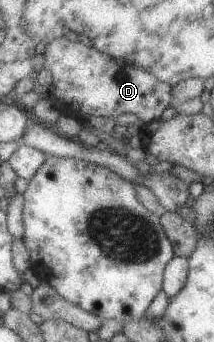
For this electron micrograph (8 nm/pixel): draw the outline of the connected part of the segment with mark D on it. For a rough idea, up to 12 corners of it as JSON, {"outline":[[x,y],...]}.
{"outline":[[66,36],[44,49],[62,103],[92,117],[134,113],[130,141],[160,120],[172,87]]}

